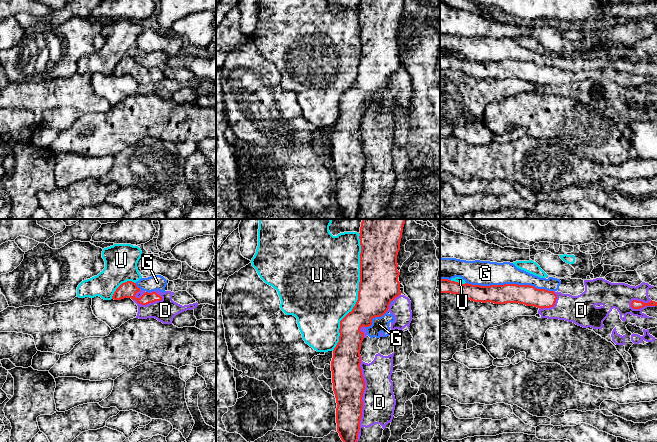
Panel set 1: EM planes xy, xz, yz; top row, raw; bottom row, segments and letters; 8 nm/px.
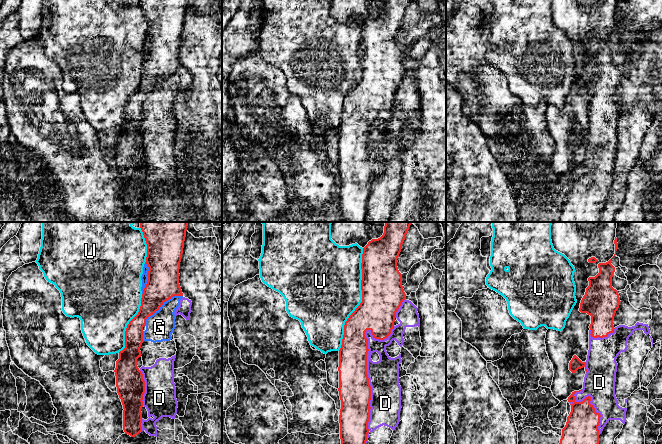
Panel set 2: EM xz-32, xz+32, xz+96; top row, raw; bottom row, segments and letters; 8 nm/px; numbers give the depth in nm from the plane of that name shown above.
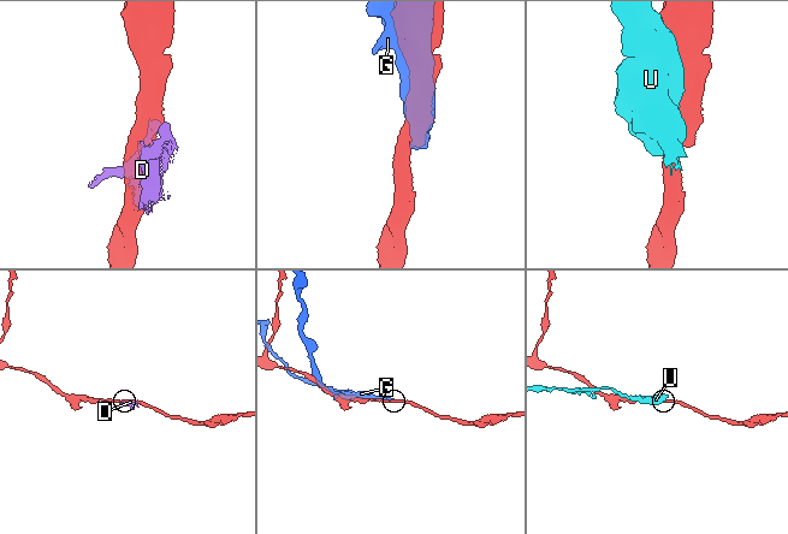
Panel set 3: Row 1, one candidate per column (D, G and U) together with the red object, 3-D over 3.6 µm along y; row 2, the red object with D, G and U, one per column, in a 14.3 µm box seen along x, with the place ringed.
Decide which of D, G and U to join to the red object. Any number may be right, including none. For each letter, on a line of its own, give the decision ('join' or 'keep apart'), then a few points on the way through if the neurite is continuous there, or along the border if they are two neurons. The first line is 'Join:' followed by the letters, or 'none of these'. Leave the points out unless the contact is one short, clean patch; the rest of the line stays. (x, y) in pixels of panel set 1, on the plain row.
Join: none of these
D: keep apart
G: keep apart
U: keep apart

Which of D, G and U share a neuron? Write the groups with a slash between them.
D G / U

